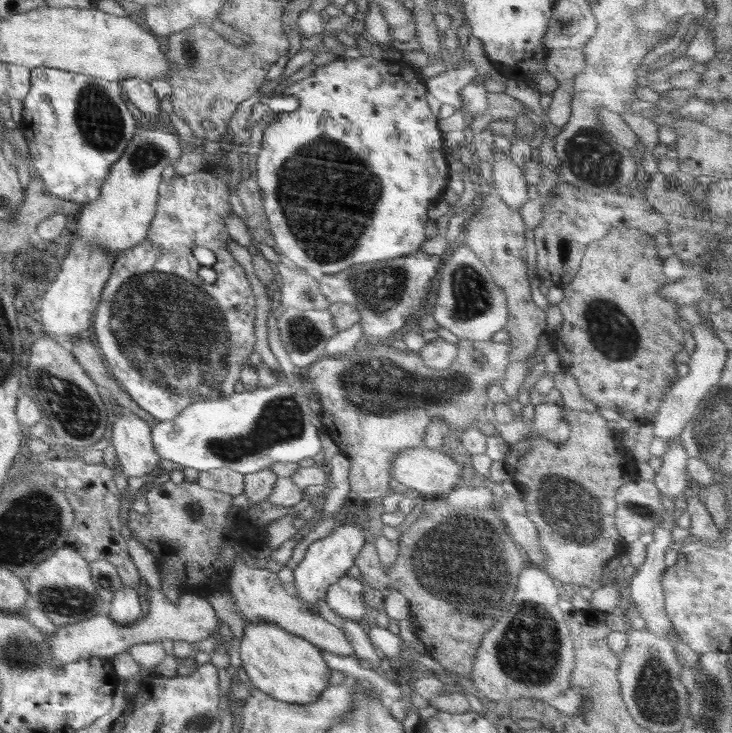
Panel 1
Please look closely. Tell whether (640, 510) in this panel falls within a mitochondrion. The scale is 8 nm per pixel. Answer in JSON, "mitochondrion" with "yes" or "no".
{"mitochondrion":"yes"}

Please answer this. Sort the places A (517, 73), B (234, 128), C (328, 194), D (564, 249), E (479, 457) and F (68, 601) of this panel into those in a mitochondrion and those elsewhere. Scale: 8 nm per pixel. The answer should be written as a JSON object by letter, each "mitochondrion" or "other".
{"A":"other","B":"other","C":"mitochondrion","D":"other","E":"other","F":"mitochondrion"}

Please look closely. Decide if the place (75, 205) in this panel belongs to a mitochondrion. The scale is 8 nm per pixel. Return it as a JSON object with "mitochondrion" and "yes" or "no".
{"mitochondrion":"no"}

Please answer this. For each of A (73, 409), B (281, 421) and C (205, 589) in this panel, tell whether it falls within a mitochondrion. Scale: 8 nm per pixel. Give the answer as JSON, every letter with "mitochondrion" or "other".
{"A":"mitochondrion","B":"mitochondrion","C":"other"}

